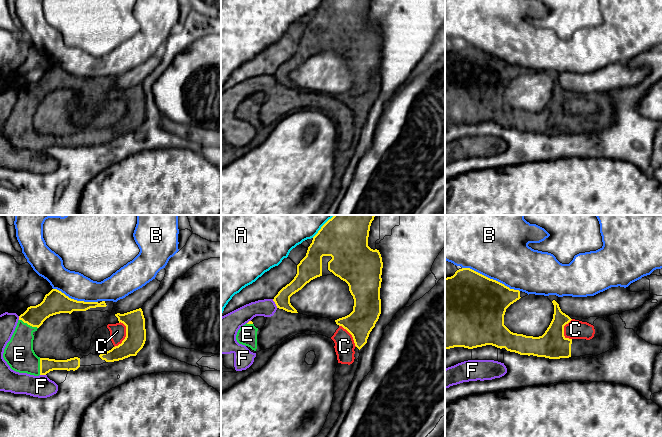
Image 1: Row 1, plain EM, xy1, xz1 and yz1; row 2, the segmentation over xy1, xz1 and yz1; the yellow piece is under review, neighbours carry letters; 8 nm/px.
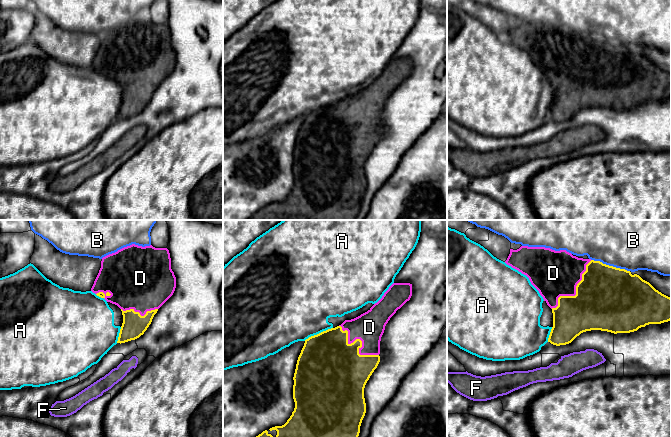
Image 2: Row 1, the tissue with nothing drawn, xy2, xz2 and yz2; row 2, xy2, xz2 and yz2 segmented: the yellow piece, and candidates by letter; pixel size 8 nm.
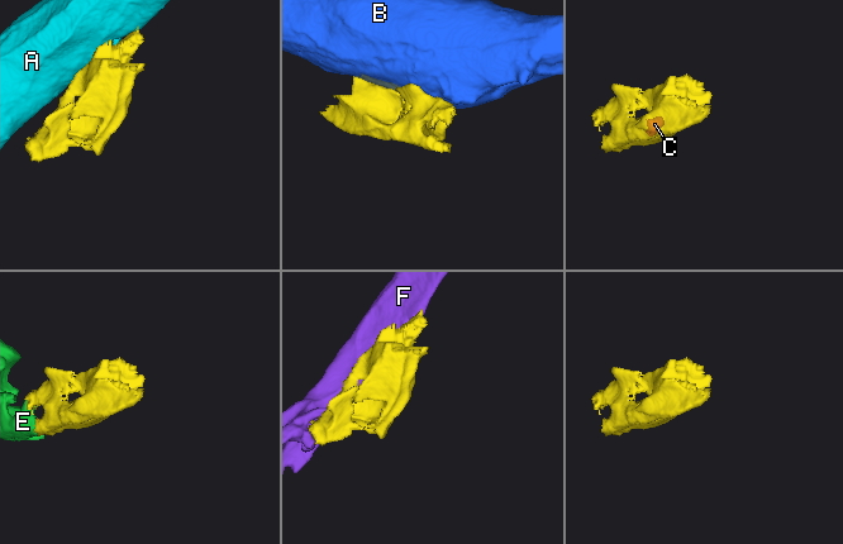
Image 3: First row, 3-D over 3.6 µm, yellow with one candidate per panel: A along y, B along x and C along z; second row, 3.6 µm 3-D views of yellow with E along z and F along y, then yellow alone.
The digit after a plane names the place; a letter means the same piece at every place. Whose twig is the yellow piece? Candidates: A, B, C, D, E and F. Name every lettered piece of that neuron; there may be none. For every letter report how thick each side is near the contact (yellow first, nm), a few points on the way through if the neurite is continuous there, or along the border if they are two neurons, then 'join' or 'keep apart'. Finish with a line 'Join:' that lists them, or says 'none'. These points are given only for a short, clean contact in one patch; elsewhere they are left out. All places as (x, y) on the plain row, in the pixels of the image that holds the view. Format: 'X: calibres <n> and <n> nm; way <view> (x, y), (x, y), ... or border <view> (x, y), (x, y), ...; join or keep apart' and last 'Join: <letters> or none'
A: calibres 460 and 480 nm; keep apart
B: calibres 500 and 460 nm; keep apart
C: calibres 160 and 130 nm; border xy1 (120, 97), (125, 102), (125, 114), (114, 123); keep apart
D: calibres 360 and 240 nm; join
E: calibres 170 and 240 nm; join
F: calibres 130 and 140 nm; keep apart
Join: D, E

